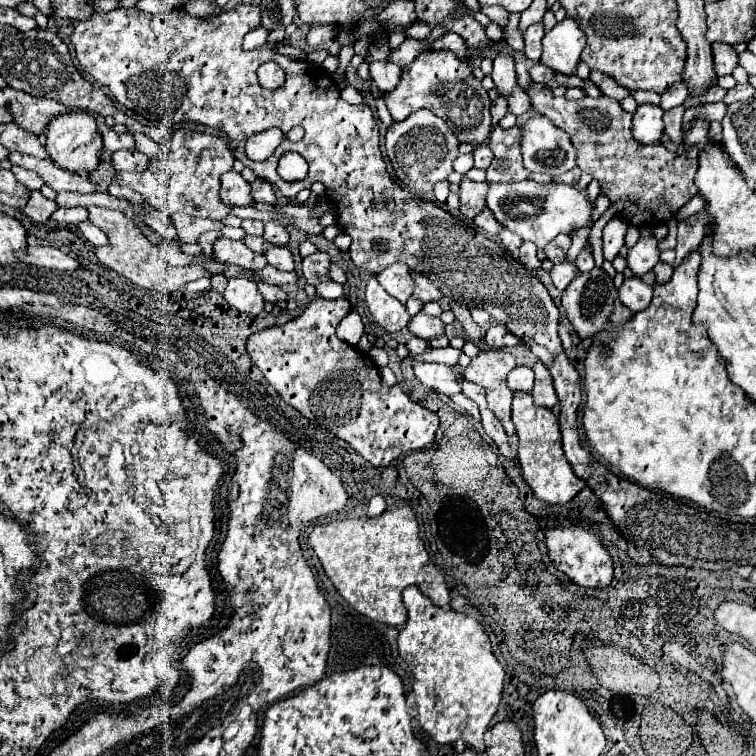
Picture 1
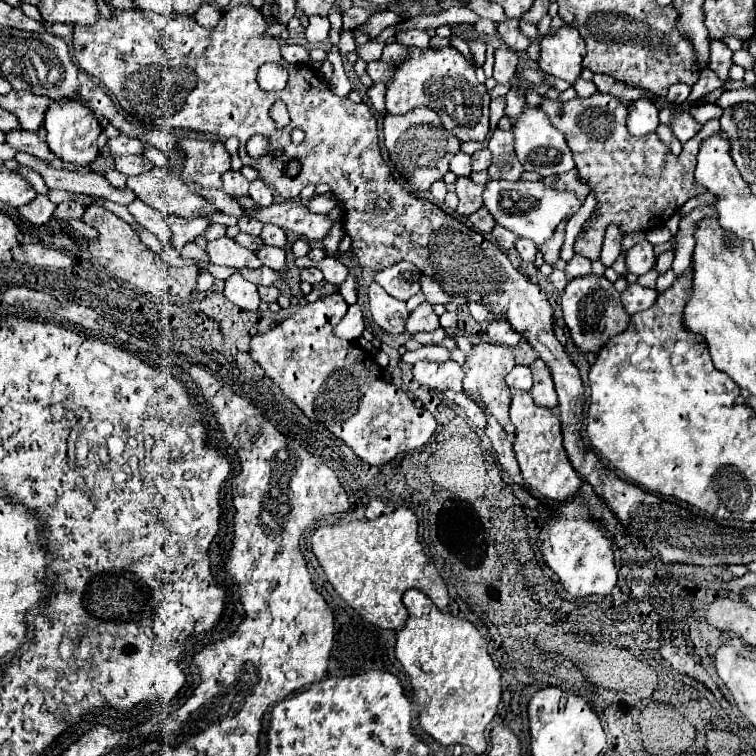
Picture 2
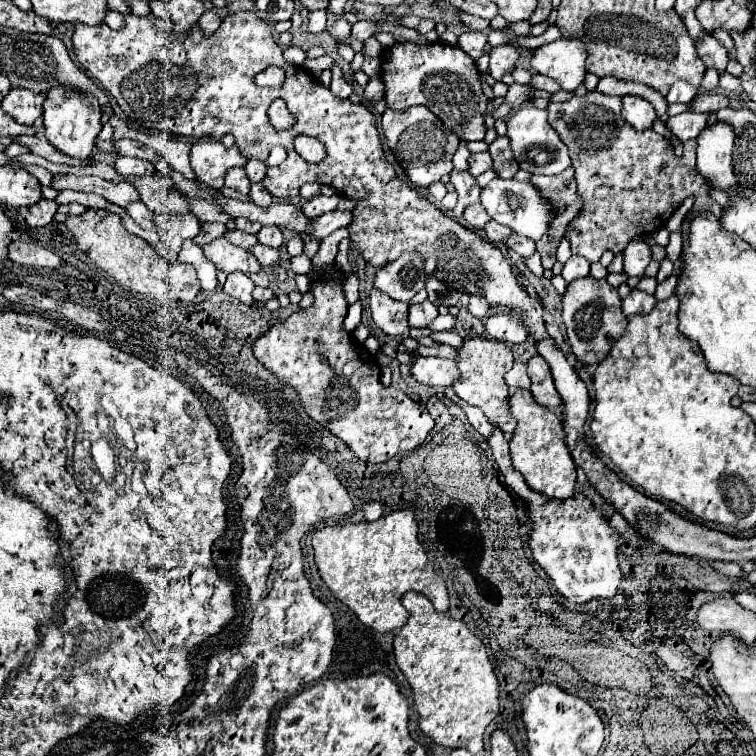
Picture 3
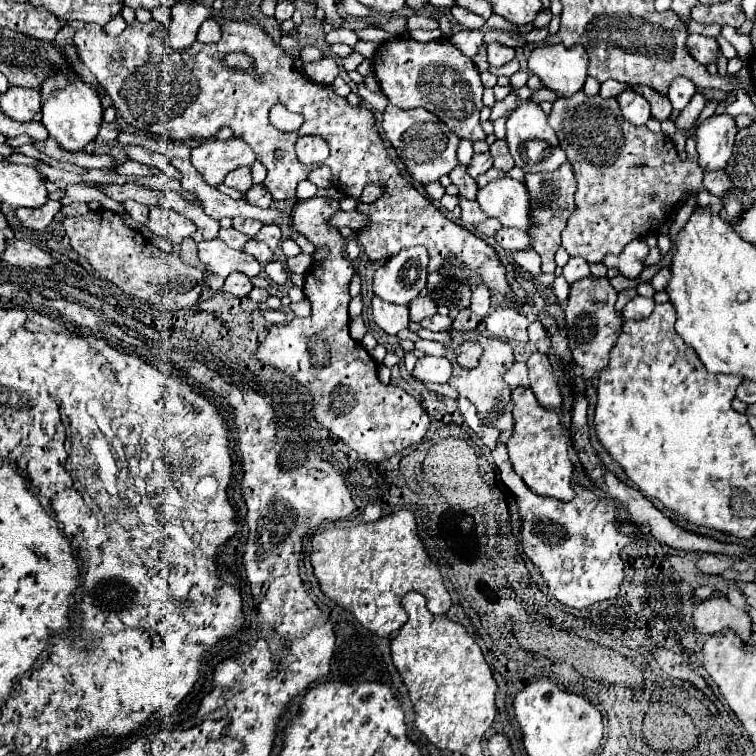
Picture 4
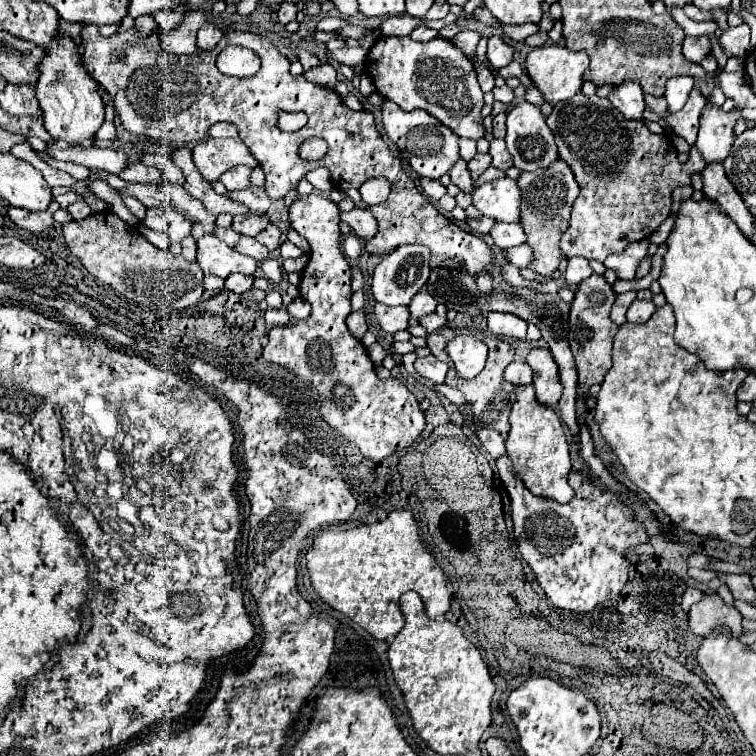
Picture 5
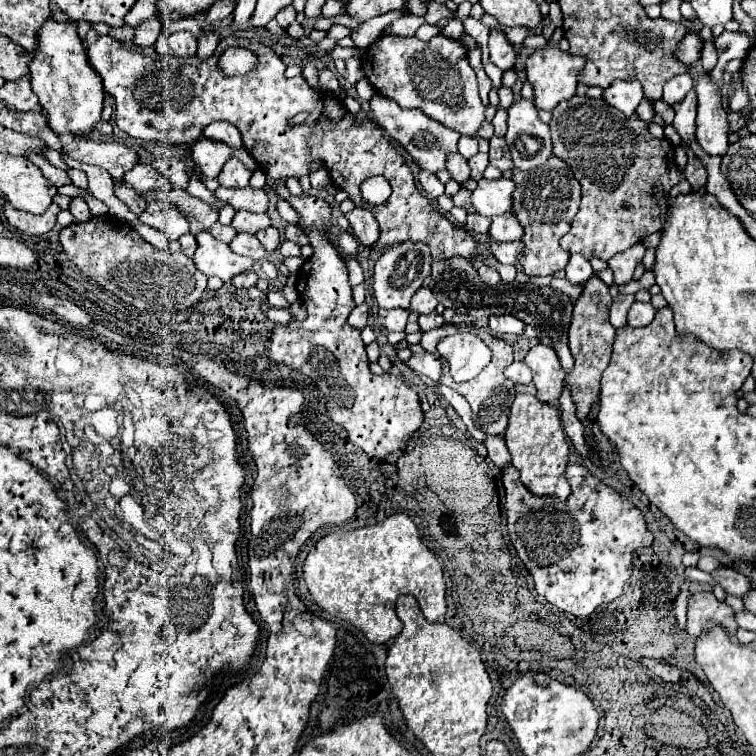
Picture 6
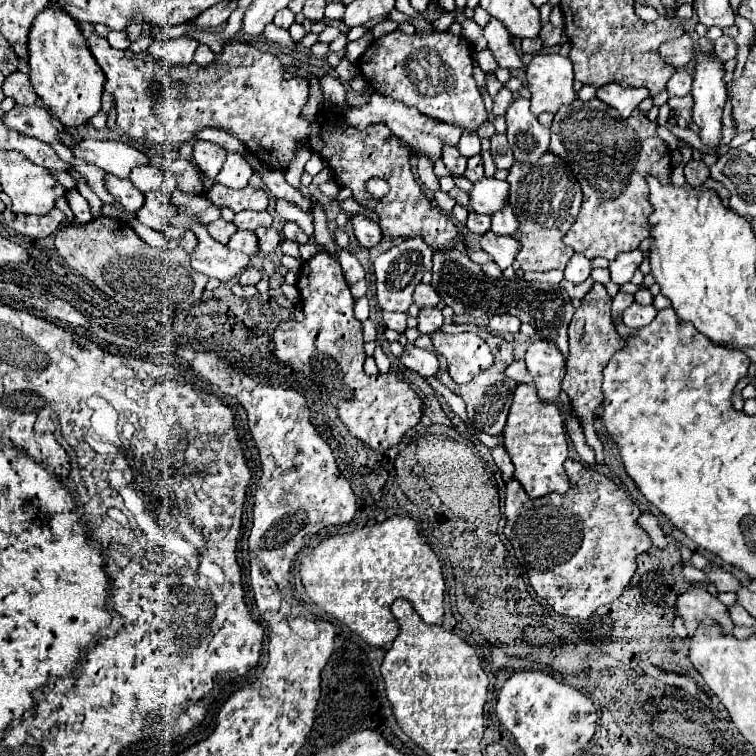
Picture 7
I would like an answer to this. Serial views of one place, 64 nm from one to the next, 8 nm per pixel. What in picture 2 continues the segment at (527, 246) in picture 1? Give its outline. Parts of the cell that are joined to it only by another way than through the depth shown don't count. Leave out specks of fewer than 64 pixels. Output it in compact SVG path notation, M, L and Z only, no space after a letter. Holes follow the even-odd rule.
M518 238L516 240L516 250L520 254L520 258L524 262L534 262L534 256L536 256L536 244L532 240L524 240L524 238Z

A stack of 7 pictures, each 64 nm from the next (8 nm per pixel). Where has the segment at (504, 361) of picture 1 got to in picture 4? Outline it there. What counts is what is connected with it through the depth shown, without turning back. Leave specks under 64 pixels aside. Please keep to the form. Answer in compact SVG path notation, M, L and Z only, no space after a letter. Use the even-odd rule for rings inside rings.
M452 332L452 340L448 342L446 347L446 358L449 359L453 365L452 376L448 381L448 384L454 388L460 396L468 398L476 410L478 410L478 416L482 420L482 424L486 426L496 426L496 430L500 430L500 434L510 434L512 432L512 398L510 398L510 392L512 388L502 380L504 372L508 370L508 366L512 366L514 362L514 354L512 354L512 346L504 340L498 340L498 338L488 338L488 336L482 336L482 334L474 334L474 332ZM466 340L476 340L482 344L484 348L484 354L482 354L482 360L478 364L476 370L462 370L460 365L456 362L456 355L454 354L454 348L460 344L460 342L466 342Z

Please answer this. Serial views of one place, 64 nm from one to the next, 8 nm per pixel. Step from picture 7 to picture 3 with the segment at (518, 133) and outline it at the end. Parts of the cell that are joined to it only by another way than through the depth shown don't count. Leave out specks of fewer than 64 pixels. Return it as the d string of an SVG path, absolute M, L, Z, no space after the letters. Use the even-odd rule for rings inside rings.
M522 104L506 120L506 124L514 158L522 170L528 170L530 174L560 174L570 166L568 148L564 146L556 130L552 130L552 126L546 122L546 110L538 110L534 104Z

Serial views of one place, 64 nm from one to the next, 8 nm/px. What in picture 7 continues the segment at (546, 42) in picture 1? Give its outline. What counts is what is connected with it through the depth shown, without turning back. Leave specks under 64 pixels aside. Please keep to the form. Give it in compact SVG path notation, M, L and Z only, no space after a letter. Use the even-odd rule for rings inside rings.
M536 54L526 68L526 76L532 94L530 110L534 116L542 112L556 114L560 106L576 100L570 58L560 54Z

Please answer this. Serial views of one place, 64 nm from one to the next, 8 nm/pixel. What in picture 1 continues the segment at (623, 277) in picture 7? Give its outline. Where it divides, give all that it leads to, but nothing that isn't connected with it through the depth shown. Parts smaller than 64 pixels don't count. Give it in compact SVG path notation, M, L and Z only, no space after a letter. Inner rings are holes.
M640 228L642 236L640 240L628 250L628 268L636 274L636 276L642 276L646 272L650 272L656 264L658 264L658 256L660 256L660 250L658 250L658 240L652 236L652 230L650 228Z

